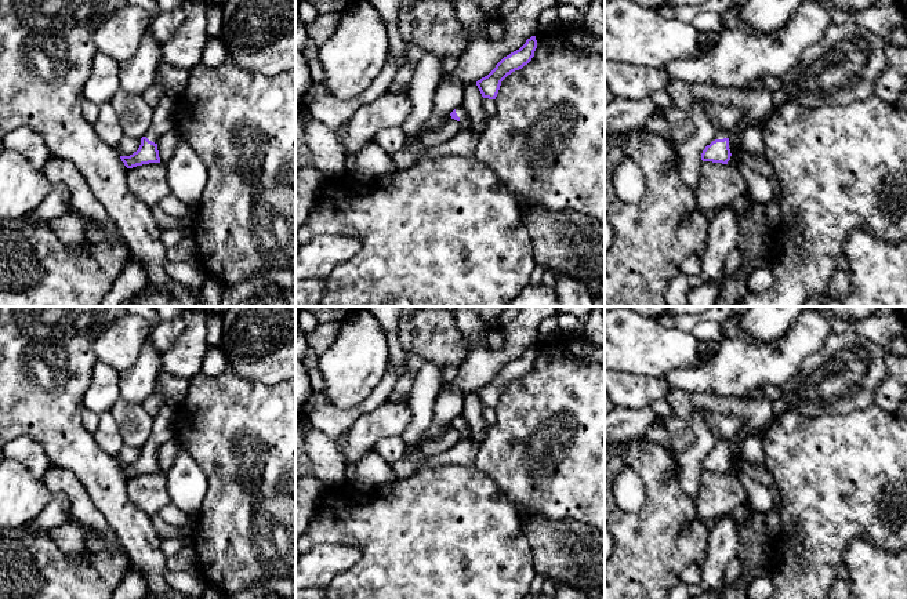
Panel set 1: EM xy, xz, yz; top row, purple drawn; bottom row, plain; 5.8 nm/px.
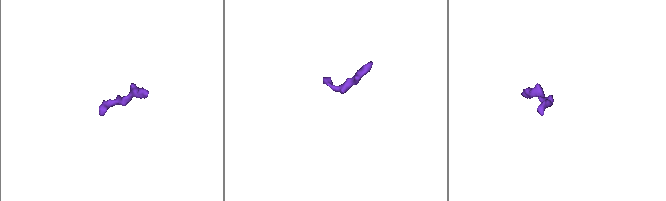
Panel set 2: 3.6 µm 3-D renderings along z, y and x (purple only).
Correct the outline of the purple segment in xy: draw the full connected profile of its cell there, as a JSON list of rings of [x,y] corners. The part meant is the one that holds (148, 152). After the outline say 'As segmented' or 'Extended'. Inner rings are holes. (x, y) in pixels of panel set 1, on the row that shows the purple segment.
[[[156,76],[153,86],[159,91],[159,102],[153,108],[150,126],[141,138],[137,152],[130,156],[120,156],[127,168],[133,168],[149,163],[160,163],[157,139],[167,131],[175,130],[175,104],[177,101],[166,94],[163,81]]]. Extended

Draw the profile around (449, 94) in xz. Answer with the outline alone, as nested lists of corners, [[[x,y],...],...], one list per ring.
[[[445,76],[439,83],[433,97],[433,115],[421,128],[417,137],[409,138],[409,144],[417,144],[422,132],[432,130],[438,131],[445,126],[445,117],[449,116],[457,106],[464,102],[464,88],[461,83]]]

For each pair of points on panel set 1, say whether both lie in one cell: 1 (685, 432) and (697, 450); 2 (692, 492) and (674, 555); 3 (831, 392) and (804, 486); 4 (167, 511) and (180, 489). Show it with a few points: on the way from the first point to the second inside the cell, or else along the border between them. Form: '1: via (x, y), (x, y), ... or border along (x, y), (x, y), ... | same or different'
1: border along (689, 421), (695, 440), (677, 456) | different
2: border along (678, 471), (679, 486), (693, 500) | different
3: border along (857, 409), (845, 414), (811, 417), (794, 411) | different
4: border along (171, 503), (192, 518) | different

